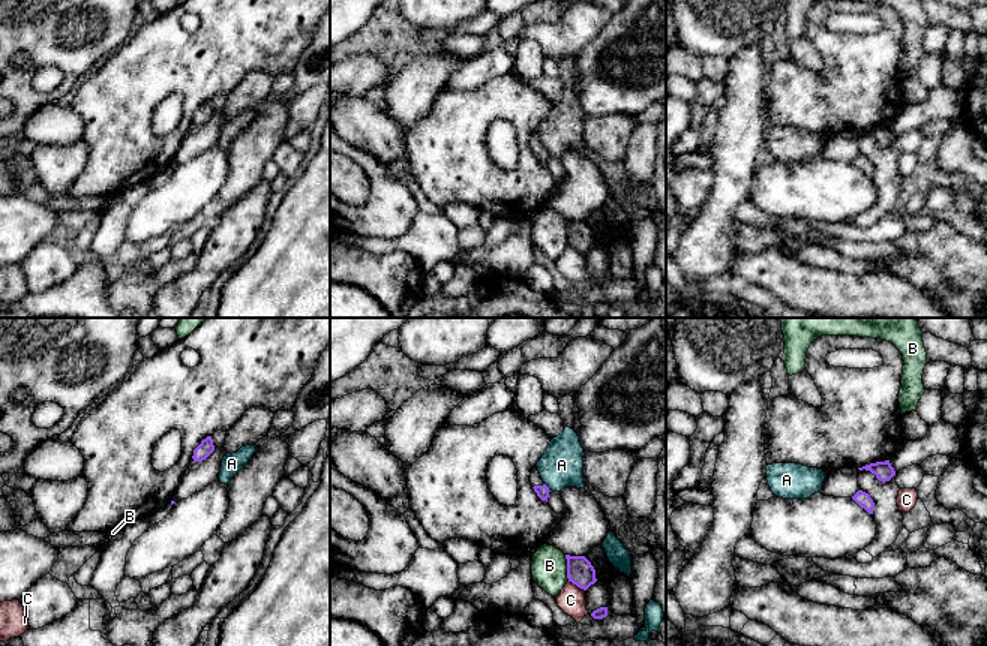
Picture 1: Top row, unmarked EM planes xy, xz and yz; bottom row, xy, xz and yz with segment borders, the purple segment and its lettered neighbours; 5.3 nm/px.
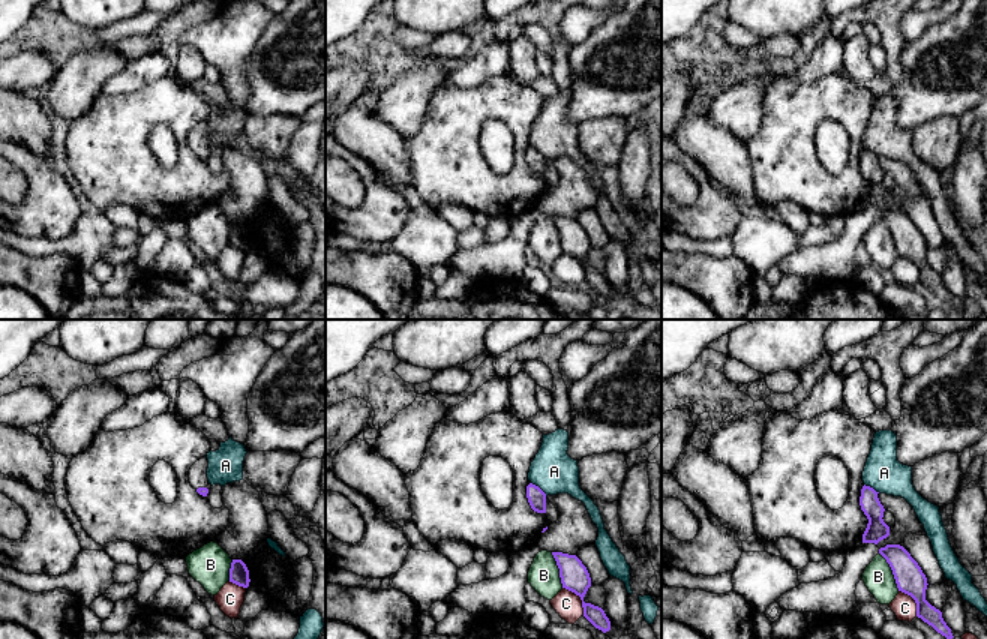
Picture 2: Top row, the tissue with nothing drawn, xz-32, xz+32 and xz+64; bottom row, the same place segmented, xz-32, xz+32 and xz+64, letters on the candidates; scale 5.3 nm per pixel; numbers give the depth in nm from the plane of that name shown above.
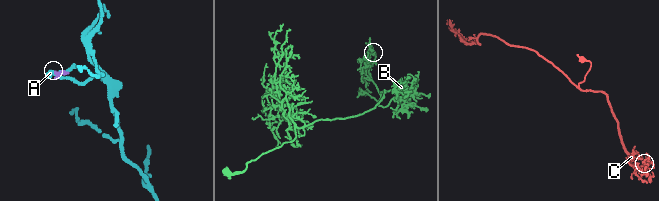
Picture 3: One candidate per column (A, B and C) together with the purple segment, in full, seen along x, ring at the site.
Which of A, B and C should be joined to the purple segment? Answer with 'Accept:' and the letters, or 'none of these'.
Accept: none of these

